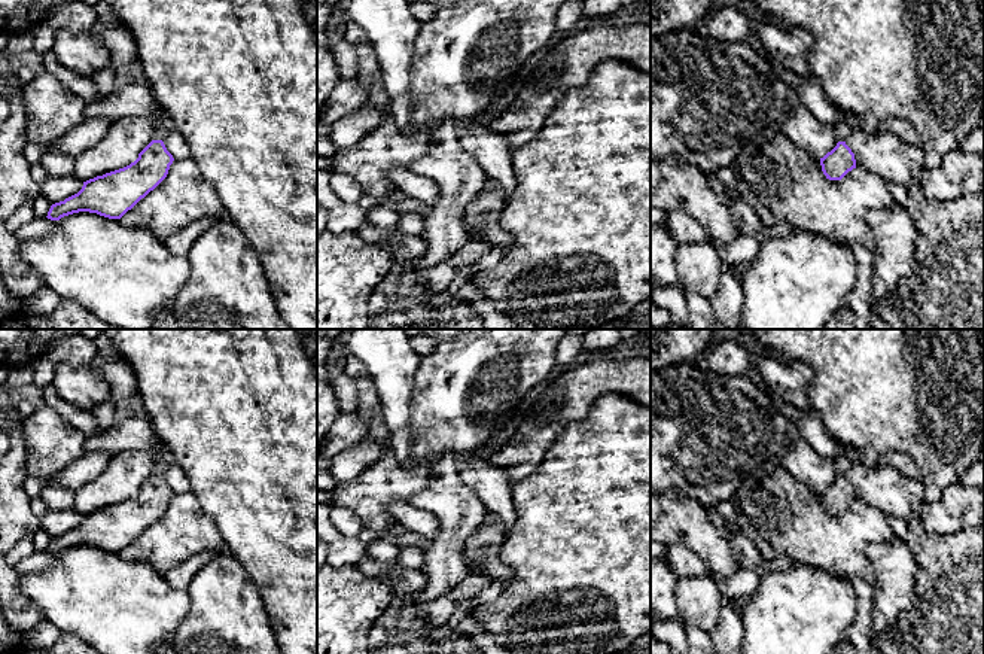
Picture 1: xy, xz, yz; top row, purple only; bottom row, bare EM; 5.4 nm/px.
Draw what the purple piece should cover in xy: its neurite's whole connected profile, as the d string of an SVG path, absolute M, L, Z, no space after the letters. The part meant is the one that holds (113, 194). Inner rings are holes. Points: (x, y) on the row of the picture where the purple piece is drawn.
M152 140L130 165L83 182L82 189L55 203L48 219L89 212L109 219L121 219L168 174L174 158L162 140Z

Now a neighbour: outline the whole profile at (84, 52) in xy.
M98 28L88 31L57 30L51 49L60 63L71 72L92 77L112 64Z

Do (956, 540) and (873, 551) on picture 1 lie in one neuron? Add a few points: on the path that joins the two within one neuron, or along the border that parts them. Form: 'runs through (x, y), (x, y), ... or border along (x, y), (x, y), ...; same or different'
border along (902, 540), (916, 562), (916, 581); different

